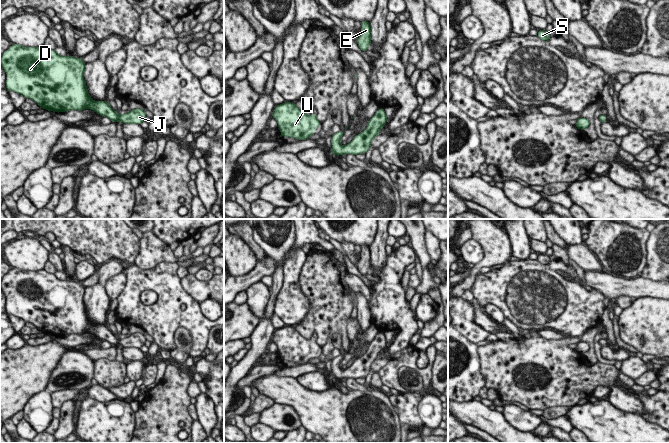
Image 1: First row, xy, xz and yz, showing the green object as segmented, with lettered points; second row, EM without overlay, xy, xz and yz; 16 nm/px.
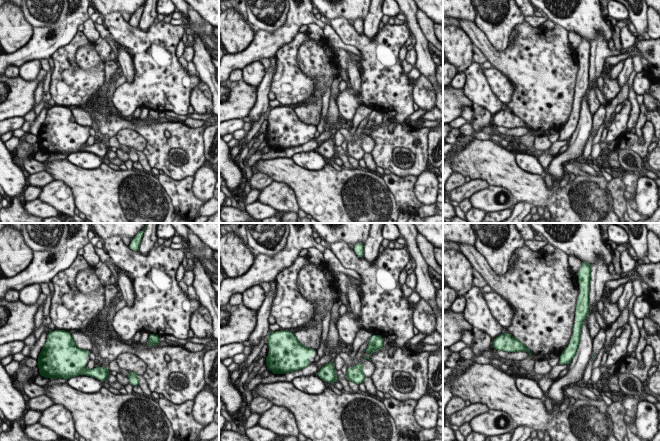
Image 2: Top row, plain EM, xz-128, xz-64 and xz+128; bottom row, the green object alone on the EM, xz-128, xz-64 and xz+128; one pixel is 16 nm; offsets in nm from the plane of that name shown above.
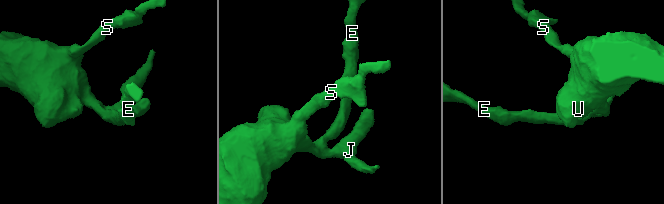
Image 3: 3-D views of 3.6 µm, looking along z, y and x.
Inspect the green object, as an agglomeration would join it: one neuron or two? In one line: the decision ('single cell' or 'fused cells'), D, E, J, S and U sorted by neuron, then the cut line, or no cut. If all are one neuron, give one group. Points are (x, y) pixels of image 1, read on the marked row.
single cell; D E J S U; no cut

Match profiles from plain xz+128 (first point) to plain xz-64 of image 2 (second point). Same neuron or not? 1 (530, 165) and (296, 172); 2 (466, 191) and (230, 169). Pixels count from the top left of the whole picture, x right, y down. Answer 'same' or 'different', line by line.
1: different
2: different

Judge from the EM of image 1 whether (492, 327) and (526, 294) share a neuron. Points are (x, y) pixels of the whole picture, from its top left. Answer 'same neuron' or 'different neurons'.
different neurons

